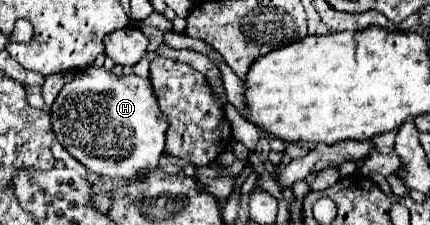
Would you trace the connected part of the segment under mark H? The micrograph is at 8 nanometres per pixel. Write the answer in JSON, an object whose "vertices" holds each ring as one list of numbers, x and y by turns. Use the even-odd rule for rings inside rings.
{"vertices":[[103,66,77,72,55,98,51,120,57,142,99,176,135,178,153,170,165,150,167,122,159,112,149,78,137,74,115,76]]}

